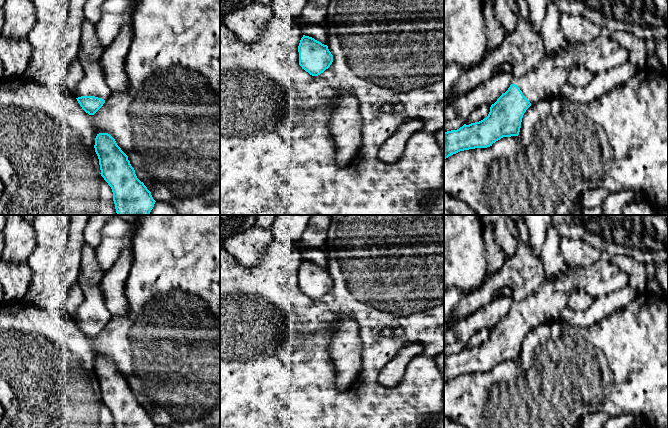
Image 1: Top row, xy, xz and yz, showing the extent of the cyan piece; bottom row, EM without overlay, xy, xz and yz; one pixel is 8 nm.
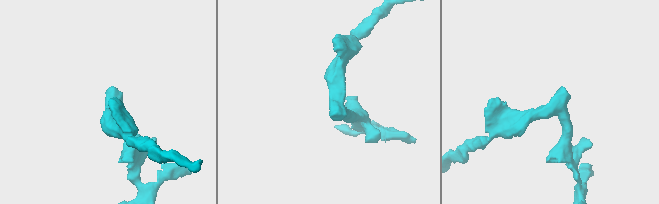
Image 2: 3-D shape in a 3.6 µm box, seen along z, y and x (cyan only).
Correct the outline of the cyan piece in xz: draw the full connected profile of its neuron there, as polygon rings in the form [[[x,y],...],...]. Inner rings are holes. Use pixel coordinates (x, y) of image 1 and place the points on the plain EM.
[[[305,260],[300,264],[298,270],[299,289],[312,300],[318,300],[330,291],[333,279],[327,269]]]

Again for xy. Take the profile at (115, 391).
[[[97,358],[94,372],[100,398],[112,413],[114,428],[155,428],[151,416],[137,402],[128,380],[110,358]]]

